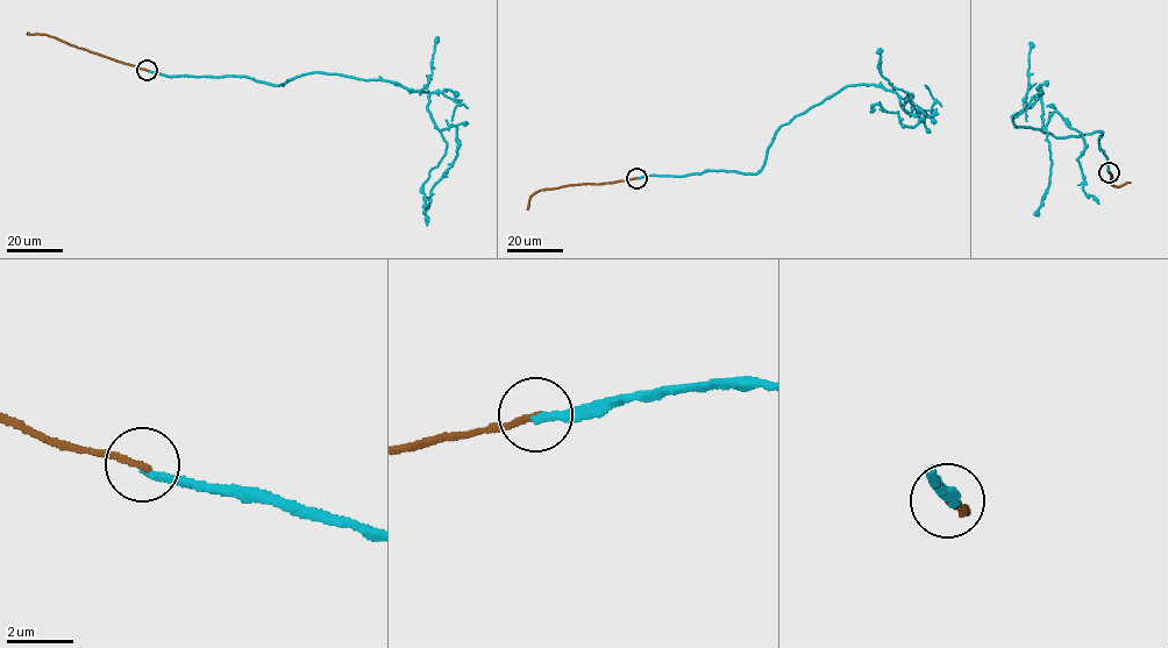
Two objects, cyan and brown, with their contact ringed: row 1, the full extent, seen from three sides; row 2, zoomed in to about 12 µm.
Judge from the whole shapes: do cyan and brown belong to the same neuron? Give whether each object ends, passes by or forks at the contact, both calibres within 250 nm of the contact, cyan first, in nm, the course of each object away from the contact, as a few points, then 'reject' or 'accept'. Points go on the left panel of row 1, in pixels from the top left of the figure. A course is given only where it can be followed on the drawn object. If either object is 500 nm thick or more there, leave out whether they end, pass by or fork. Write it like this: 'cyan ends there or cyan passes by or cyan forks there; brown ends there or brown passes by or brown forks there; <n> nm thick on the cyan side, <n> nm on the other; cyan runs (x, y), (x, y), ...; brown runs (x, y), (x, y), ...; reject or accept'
cyan ends there; brown ends there; 240 nm thick on the cyan side, 190 nm on the other; cyan runs (148, 70), (283, 85), (317, 72), (428, 92), (458, 149), (426, 225); brown runs (148, 70), (47, 35), (27, 34); reject

